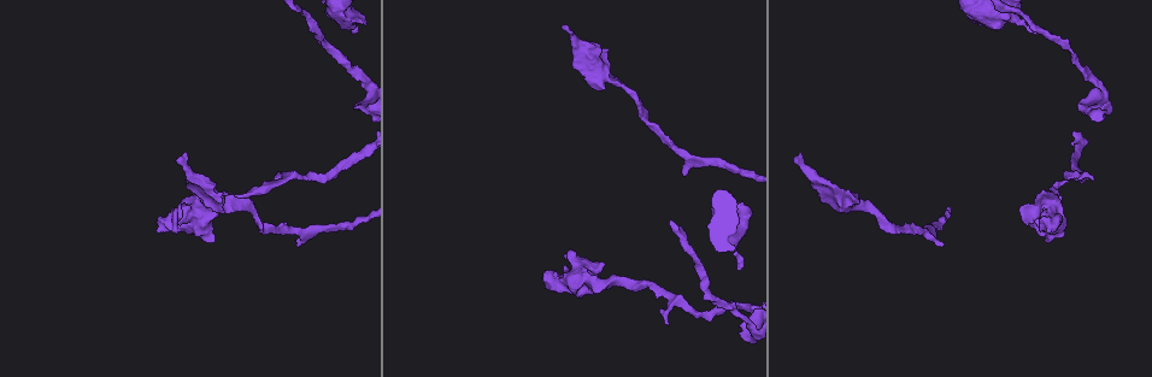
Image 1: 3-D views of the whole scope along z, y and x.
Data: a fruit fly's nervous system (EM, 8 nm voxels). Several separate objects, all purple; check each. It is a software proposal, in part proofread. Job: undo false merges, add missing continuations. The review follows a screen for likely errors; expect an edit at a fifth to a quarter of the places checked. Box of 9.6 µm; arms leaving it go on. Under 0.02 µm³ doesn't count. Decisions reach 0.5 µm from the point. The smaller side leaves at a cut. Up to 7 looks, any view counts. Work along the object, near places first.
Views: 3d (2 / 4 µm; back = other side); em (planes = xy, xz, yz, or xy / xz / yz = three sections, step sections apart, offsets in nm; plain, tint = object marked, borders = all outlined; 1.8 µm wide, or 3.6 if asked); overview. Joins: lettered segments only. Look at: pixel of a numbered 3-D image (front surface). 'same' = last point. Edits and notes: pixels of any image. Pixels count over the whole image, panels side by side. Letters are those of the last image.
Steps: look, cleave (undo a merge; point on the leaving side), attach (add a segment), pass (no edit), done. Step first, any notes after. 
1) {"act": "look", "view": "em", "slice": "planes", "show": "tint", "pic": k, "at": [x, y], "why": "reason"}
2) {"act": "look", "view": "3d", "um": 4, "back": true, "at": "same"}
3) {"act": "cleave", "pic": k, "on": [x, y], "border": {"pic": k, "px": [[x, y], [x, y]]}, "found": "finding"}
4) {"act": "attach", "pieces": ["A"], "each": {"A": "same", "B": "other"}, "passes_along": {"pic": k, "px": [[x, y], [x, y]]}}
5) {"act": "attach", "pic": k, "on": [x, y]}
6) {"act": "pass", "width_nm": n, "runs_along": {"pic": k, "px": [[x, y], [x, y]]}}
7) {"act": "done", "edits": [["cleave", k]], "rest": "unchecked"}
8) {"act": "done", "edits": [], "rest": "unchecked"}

{"act": "look", "view": "em", "slice": "planes", "show": "borders", "pic": 1, "at": [611, 79], "why": "calibre changes"}

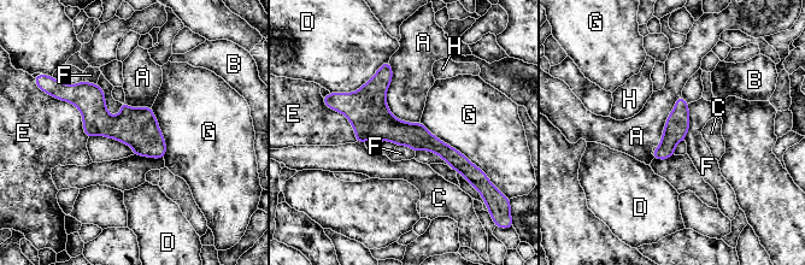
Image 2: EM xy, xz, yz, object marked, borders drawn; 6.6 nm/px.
{"act": "pass", "width_nm": 160, "each": {"A": "other", "B": "other", "C": "other", "D": "other", "E": "other", "F": "other", "G": "other", "H": "other"}, "runs_along": {"pic": 2, "px": [[336, 107], [362, 107], [468, 165]]}, "found": "one neuron here"}

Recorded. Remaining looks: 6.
{"act": "look", "view": "em", "slice": "xy", "step": 8, "show": "tint", "pic": 1, "at": [798, 160]}

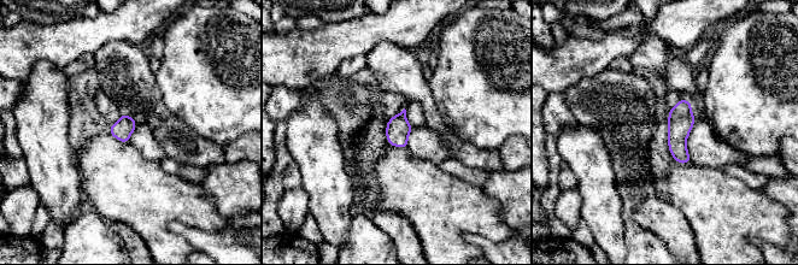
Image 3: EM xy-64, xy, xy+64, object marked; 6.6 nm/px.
{"act": "look", "view": "em", "slice": "planes", "show": "borders", "at": "same"}

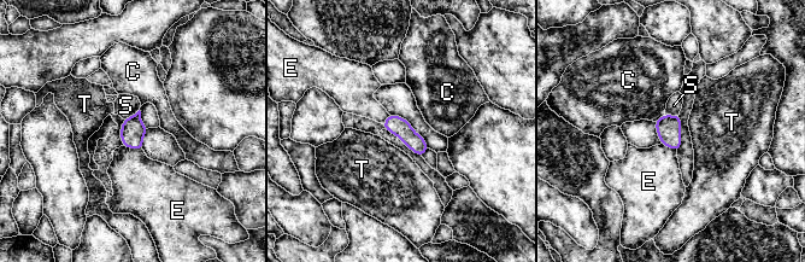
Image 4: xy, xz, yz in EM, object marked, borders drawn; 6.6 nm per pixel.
{"act": "pass", "longest_contact_nm": ["E", 130], "each": {"C": "other", "E": "other", "S": "other", "T": "other"}, "border": {"pic": 4, "px": [[139, 109], [124, 120]]}, "found": "no lettered segment goes on from it"}

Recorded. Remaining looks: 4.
{"act": "look", "view": "em", "slice": "planes", "show": "borders", "pic": 1, "at": [1024, 222], "why": "an open end"}

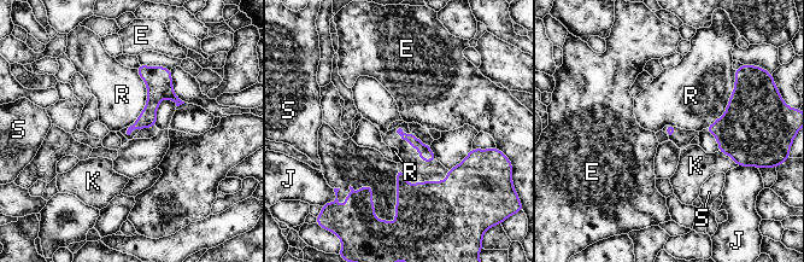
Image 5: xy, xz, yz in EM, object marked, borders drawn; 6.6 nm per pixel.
{"act": "pass", "each": {"E": "other", "J": "other", "K": "other", "R": "other", "S": "other"}, "found": "none of them fits"}

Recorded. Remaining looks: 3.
{"act": "done", "edits": [], "rest": "unchecked"}

